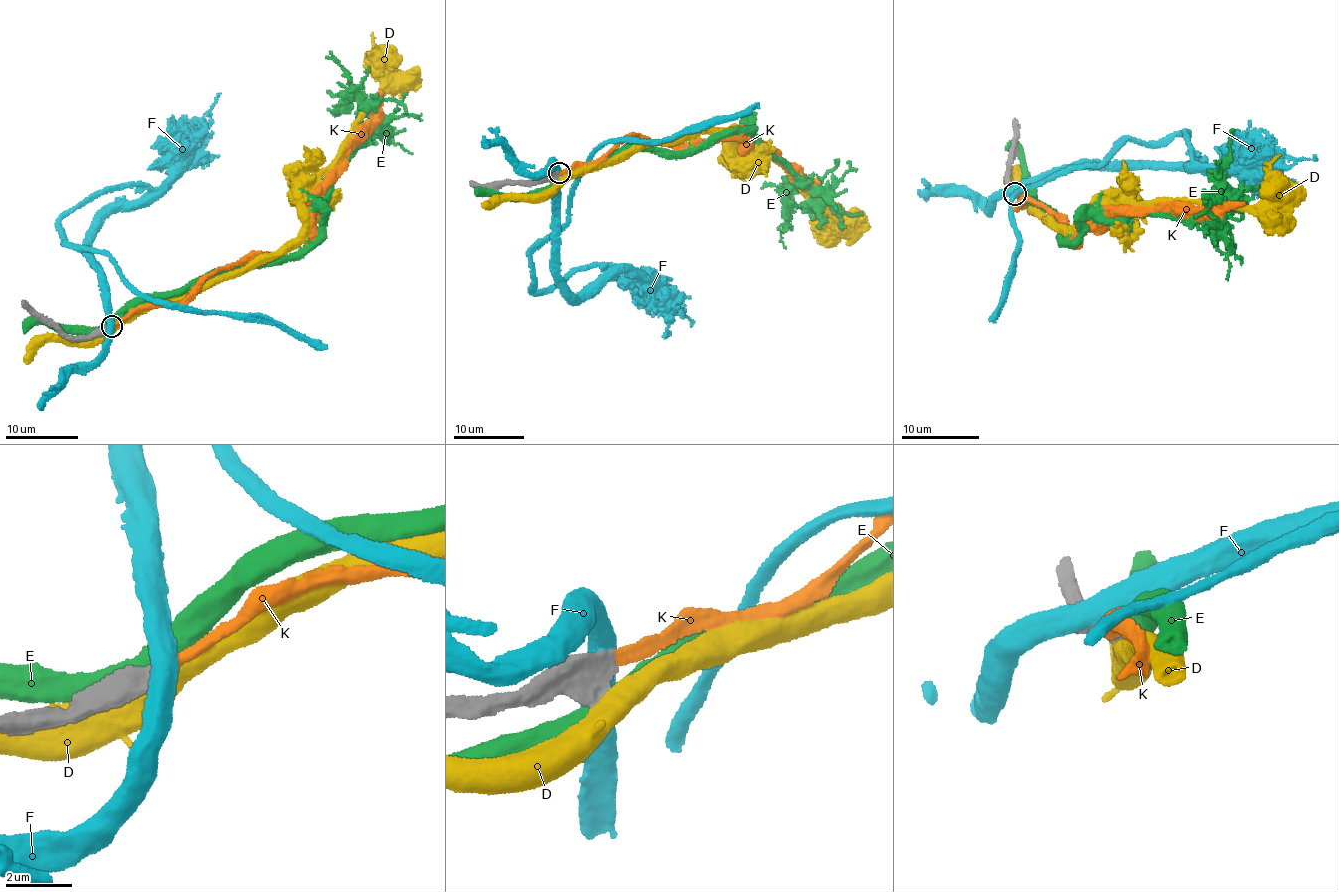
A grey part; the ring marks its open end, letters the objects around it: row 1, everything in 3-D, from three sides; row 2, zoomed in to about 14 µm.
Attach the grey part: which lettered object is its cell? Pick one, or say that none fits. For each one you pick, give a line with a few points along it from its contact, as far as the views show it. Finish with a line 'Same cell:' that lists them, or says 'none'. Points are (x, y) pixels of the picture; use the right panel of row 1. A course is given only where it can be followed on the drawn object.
K: Its course: (1014, 195), (1026, 204), (1015, 206), (1030, 201), (1059, 218), (1066, 245), (1126, 209), (1196, 217), (1244, 203)
Same cell: K

